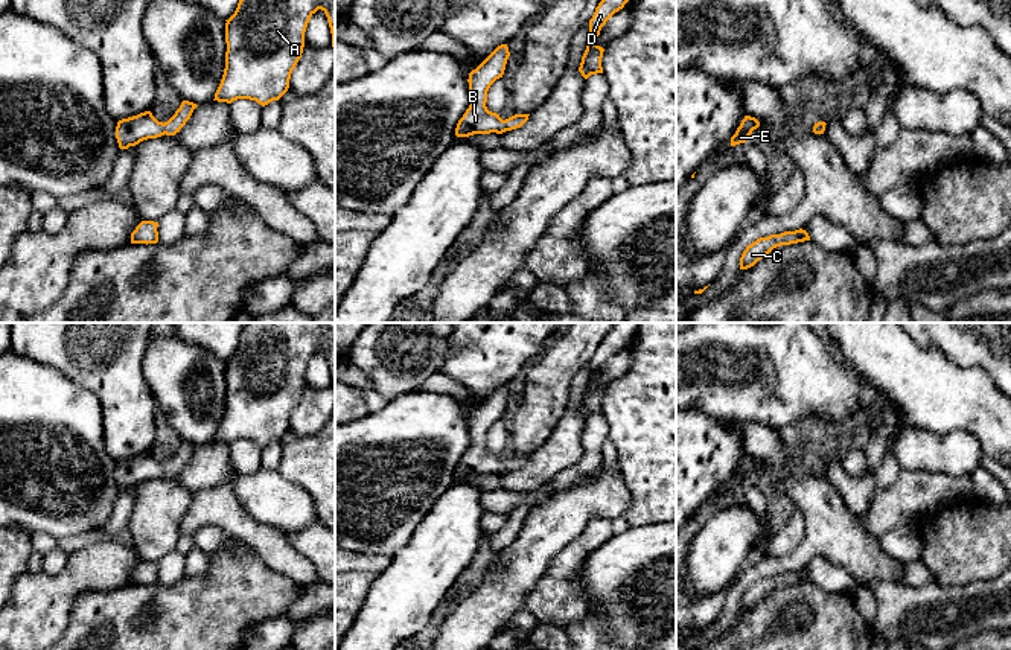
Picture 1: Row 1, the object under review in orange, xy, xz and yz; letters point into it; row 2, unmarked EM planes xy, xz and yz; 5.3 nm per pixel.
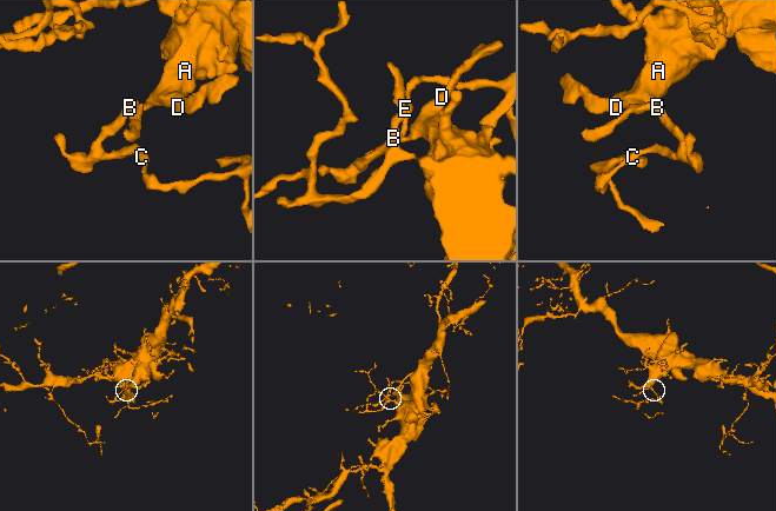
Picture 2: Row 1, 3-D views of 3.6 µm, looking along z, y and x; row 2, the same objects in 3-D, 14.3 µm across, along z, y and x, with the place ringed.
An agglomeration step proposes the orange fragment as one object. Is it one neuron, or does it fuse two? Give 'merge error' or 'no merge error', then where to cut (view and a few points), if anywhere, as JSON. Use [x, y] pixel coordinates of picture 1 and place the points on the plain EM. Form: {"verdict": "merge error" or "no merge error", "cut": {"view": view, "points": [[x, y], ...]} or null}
{"verdict": "no merge error", "cut": null}

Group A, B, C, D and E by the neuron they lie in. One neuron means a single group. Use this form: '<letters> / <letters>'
A B C D E

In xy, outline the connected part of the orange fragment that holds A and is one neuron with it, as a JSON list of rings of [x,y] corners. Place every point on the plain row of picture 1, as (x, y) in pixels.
[[[247,323],[234,355],[225,361],[225,409],[213,441],[250,440],[262,448],[279,441],[289,429],[308,364],[318,350],[327,358],[335,388],[335,323]]]

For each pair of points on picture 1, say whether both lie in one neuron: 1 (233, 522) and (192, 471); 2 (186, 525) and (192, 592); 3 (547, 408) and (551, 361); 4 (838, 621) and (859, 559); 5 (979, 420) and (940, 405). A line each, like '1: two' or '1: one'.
1: two
2: two
3: one
4: two
5: one

